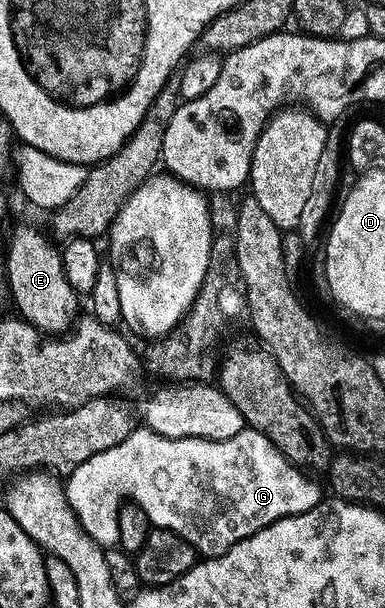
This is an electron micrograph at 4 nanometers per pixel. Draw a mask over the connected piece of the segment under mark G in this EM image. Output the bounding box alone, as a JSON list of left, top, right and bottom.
[65,430,315,558]

